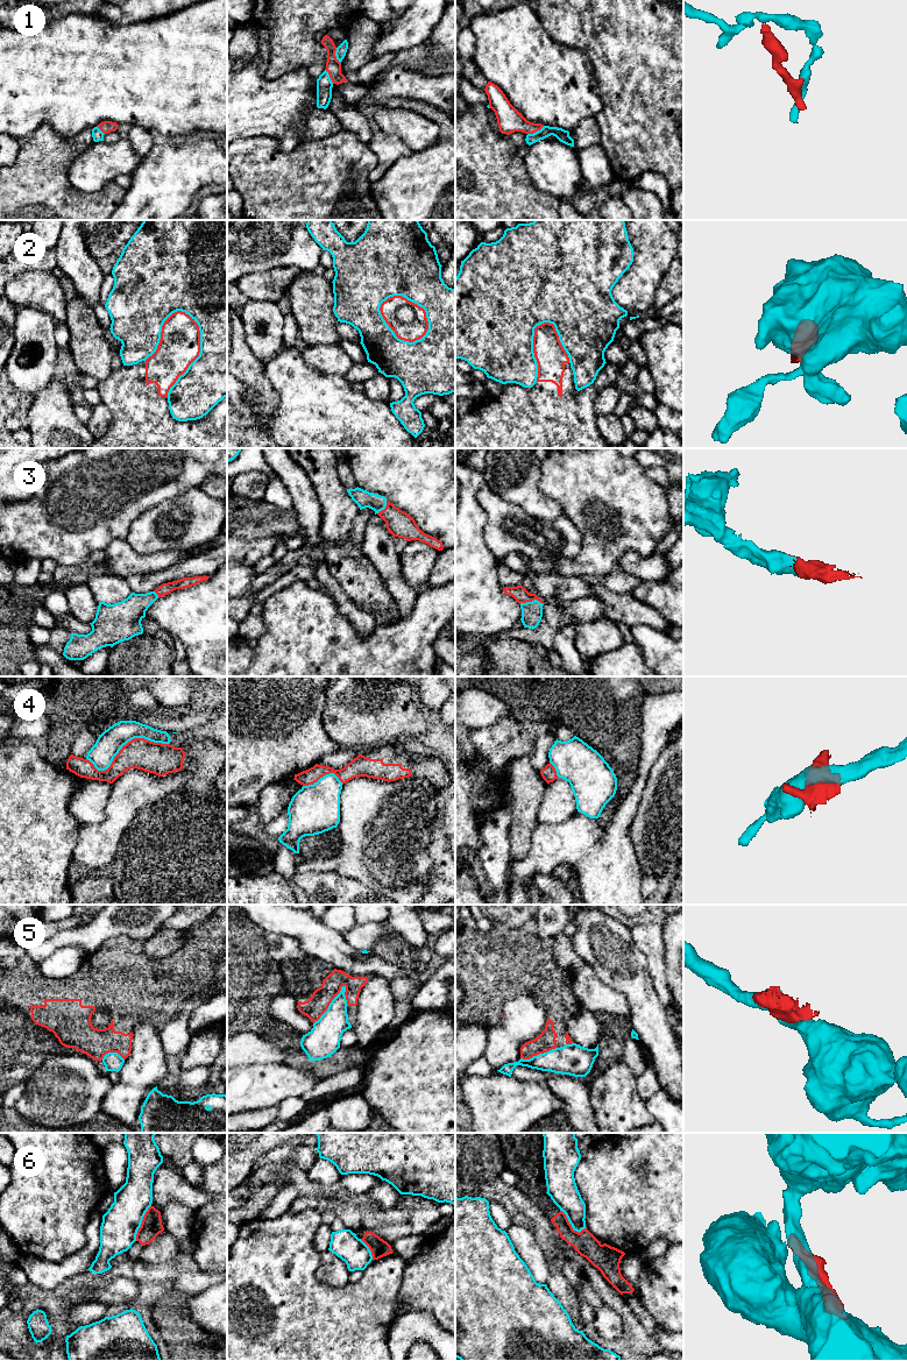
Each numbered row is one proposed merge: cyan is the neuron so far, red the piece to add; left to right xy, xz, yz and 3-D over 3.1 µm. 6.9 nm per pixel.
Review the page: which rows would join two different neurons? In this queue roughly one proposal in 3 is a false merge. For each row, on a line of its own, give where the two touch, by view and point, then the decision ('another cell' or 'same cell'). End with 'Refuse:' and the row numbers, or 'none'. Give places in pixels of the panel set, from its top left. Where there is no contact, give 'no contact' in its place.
1: contact yz (536, 132); another cell
2: contact xy (199, 353); another cell
3: contact yz (532, 601); same cell
4: contact xy (125, 744); another cell
5: contact xz (330, 1004); another cell
6: contact xy (141, 1223); another cell
Refuse: 1, 2, 4, 5, 6

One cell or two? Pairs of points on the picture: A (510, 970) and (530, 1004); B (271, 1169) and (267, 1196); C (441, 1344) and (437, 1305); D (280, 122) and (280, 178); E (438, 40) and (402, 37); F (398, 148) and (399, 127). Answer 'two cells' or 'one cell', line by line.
A: two cells
B: one cell
C: two cells
D: two cells
E: two cells
F: two cells

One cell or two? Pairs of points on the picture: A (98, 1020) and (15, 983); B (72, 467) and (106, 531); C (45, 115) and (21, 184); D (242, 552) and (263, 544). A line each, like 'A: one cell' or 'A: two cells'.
A: two cells
B: one cell
C: two cells
D: one cell

